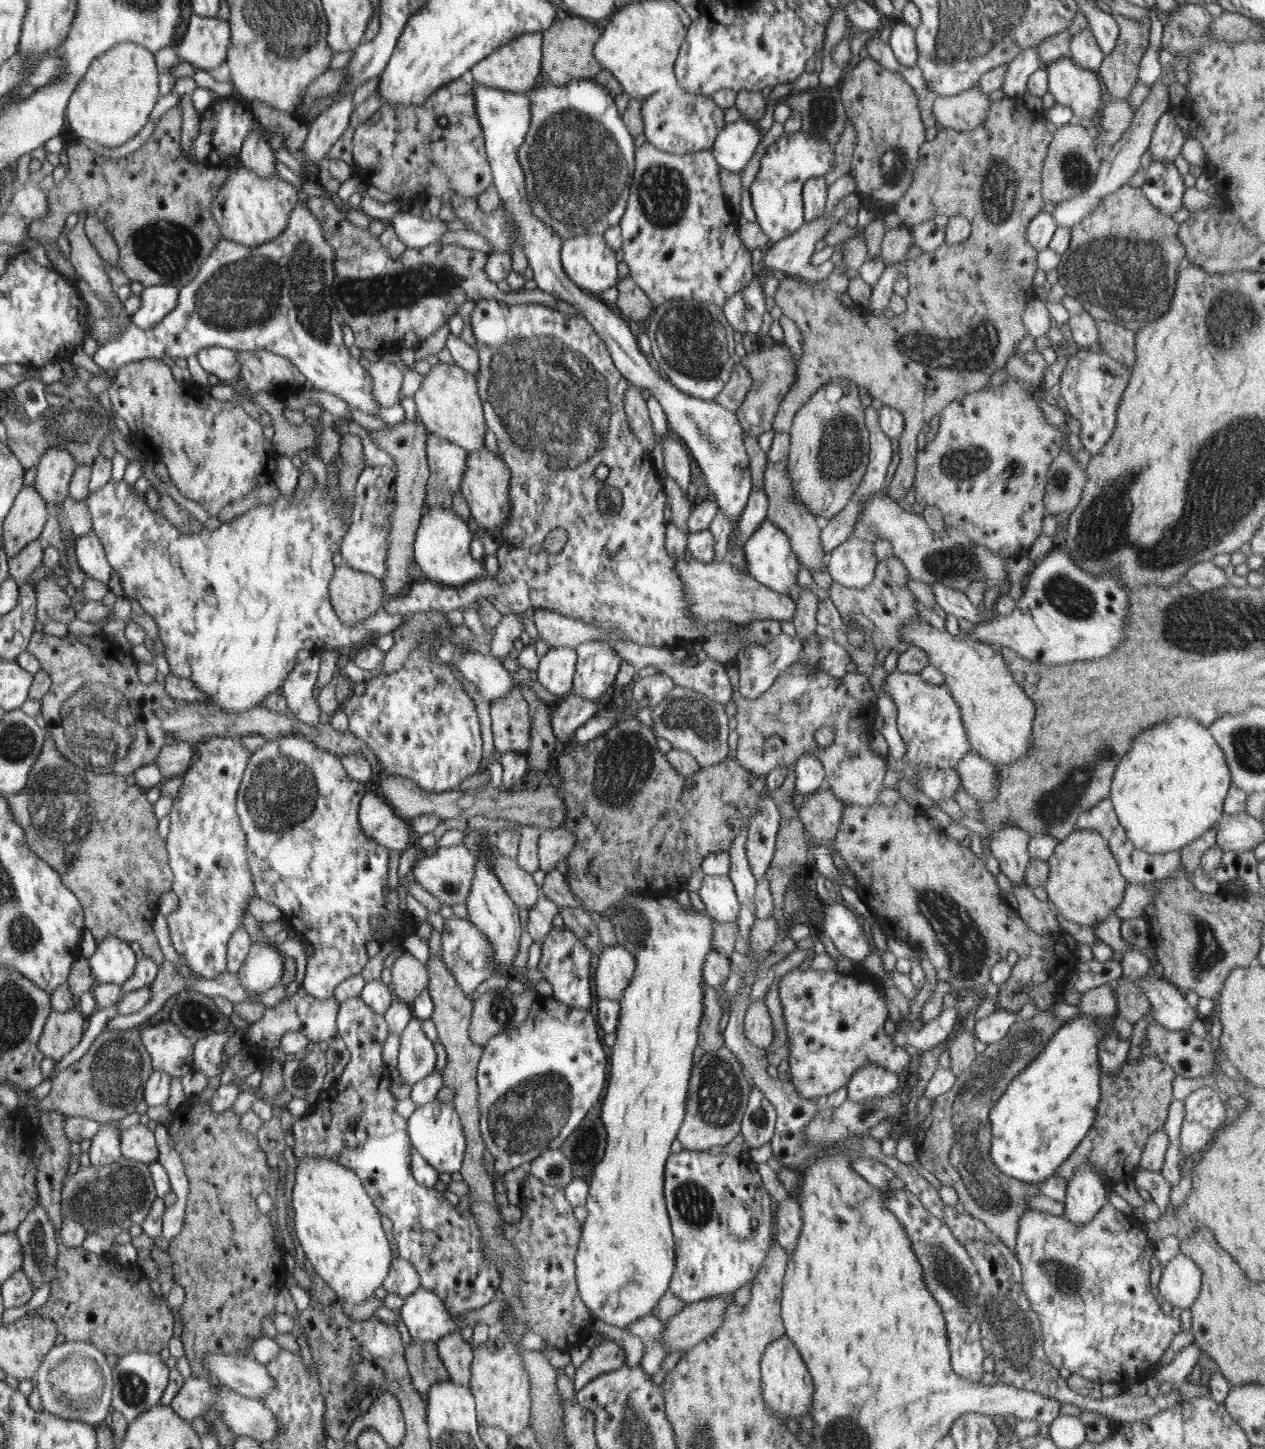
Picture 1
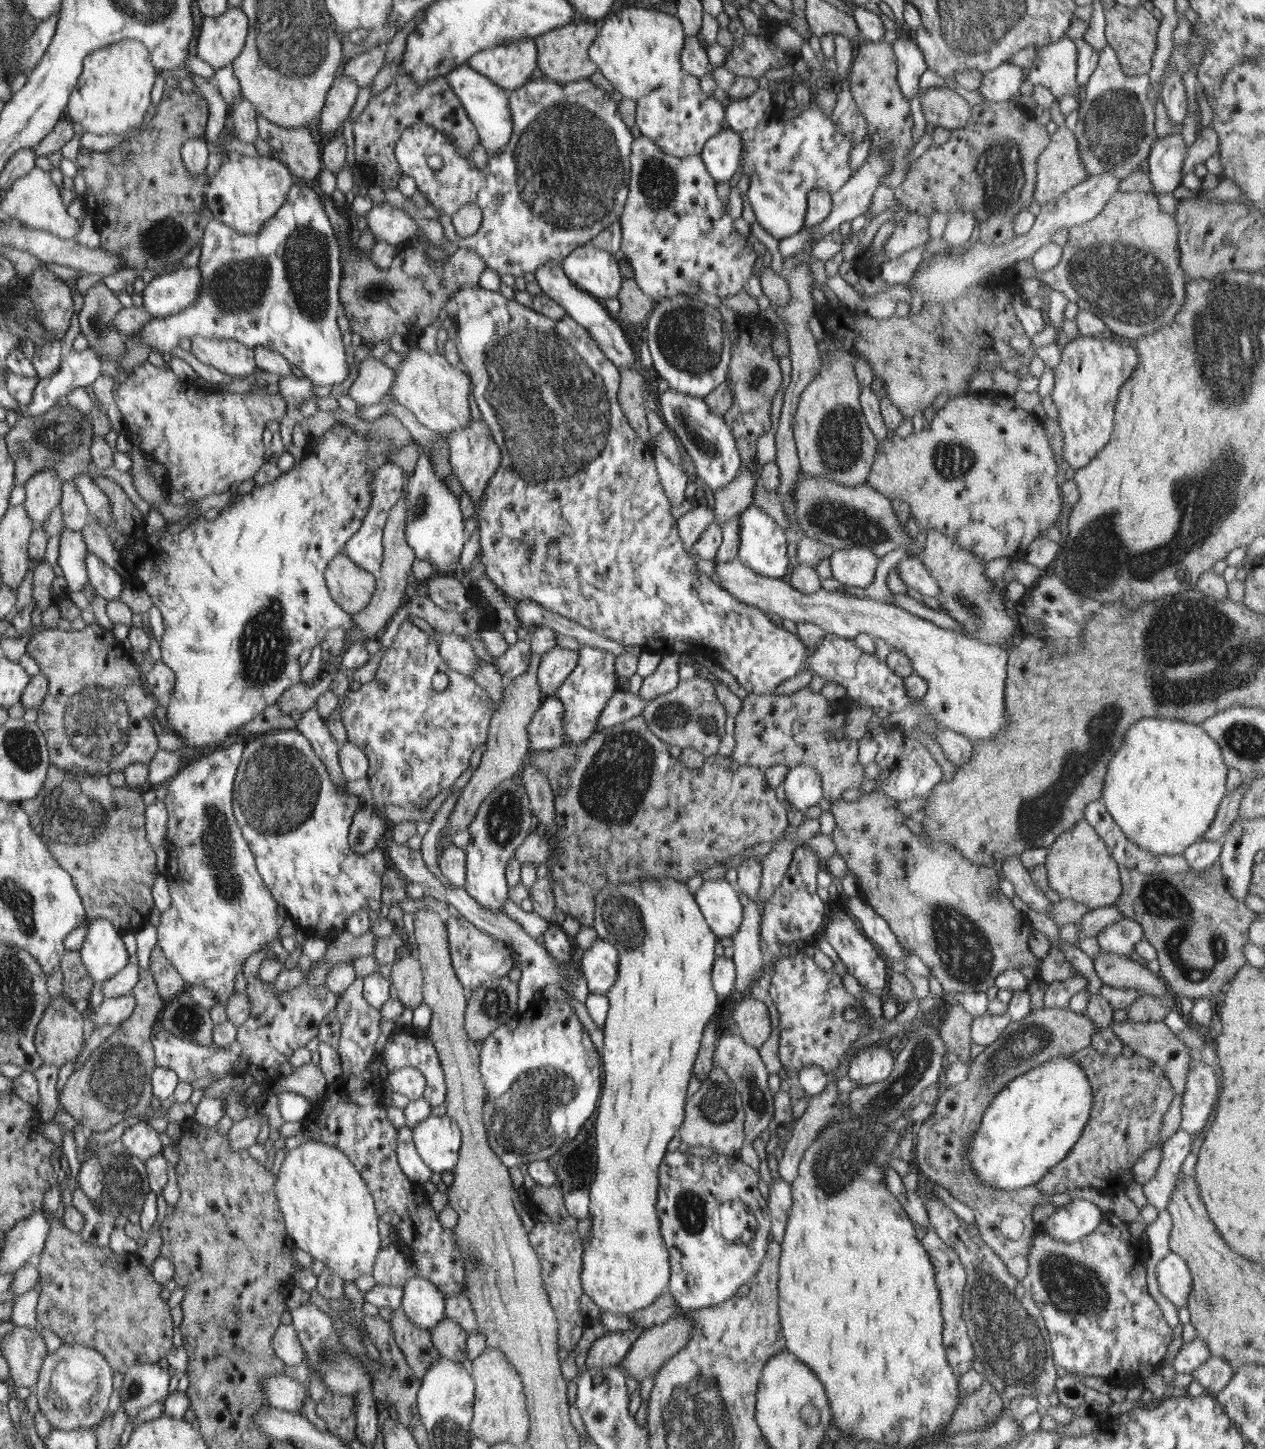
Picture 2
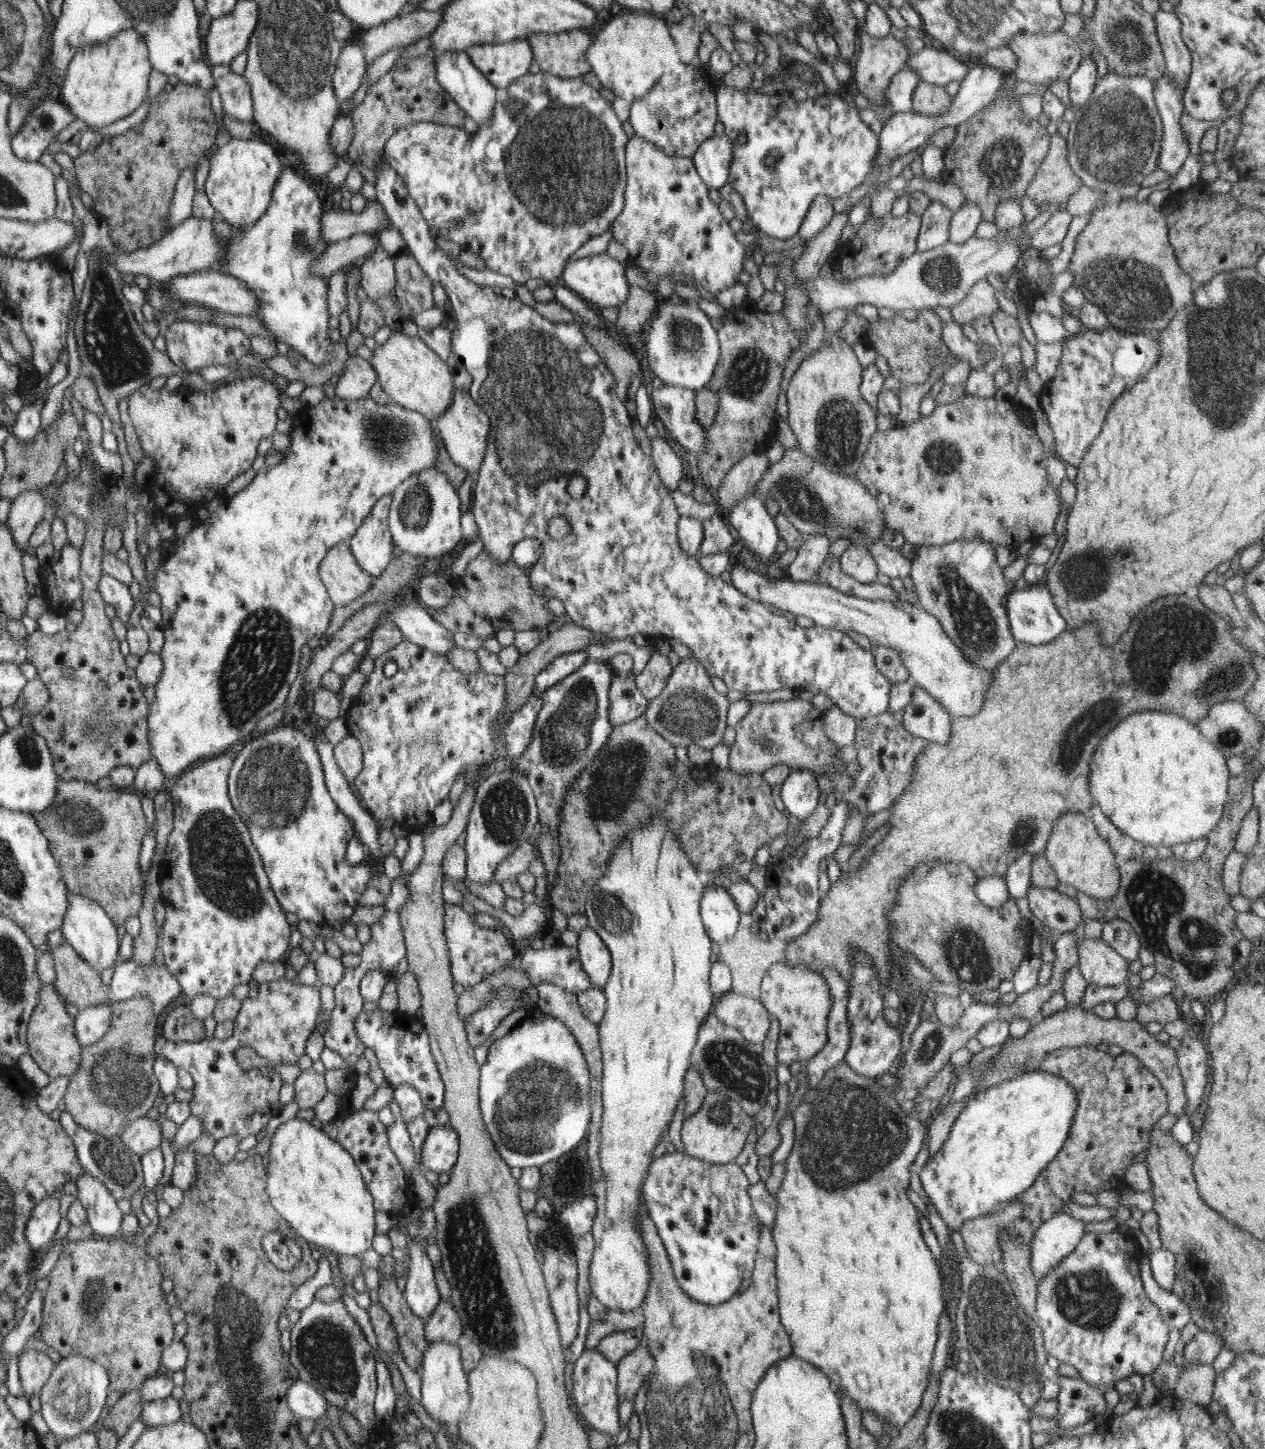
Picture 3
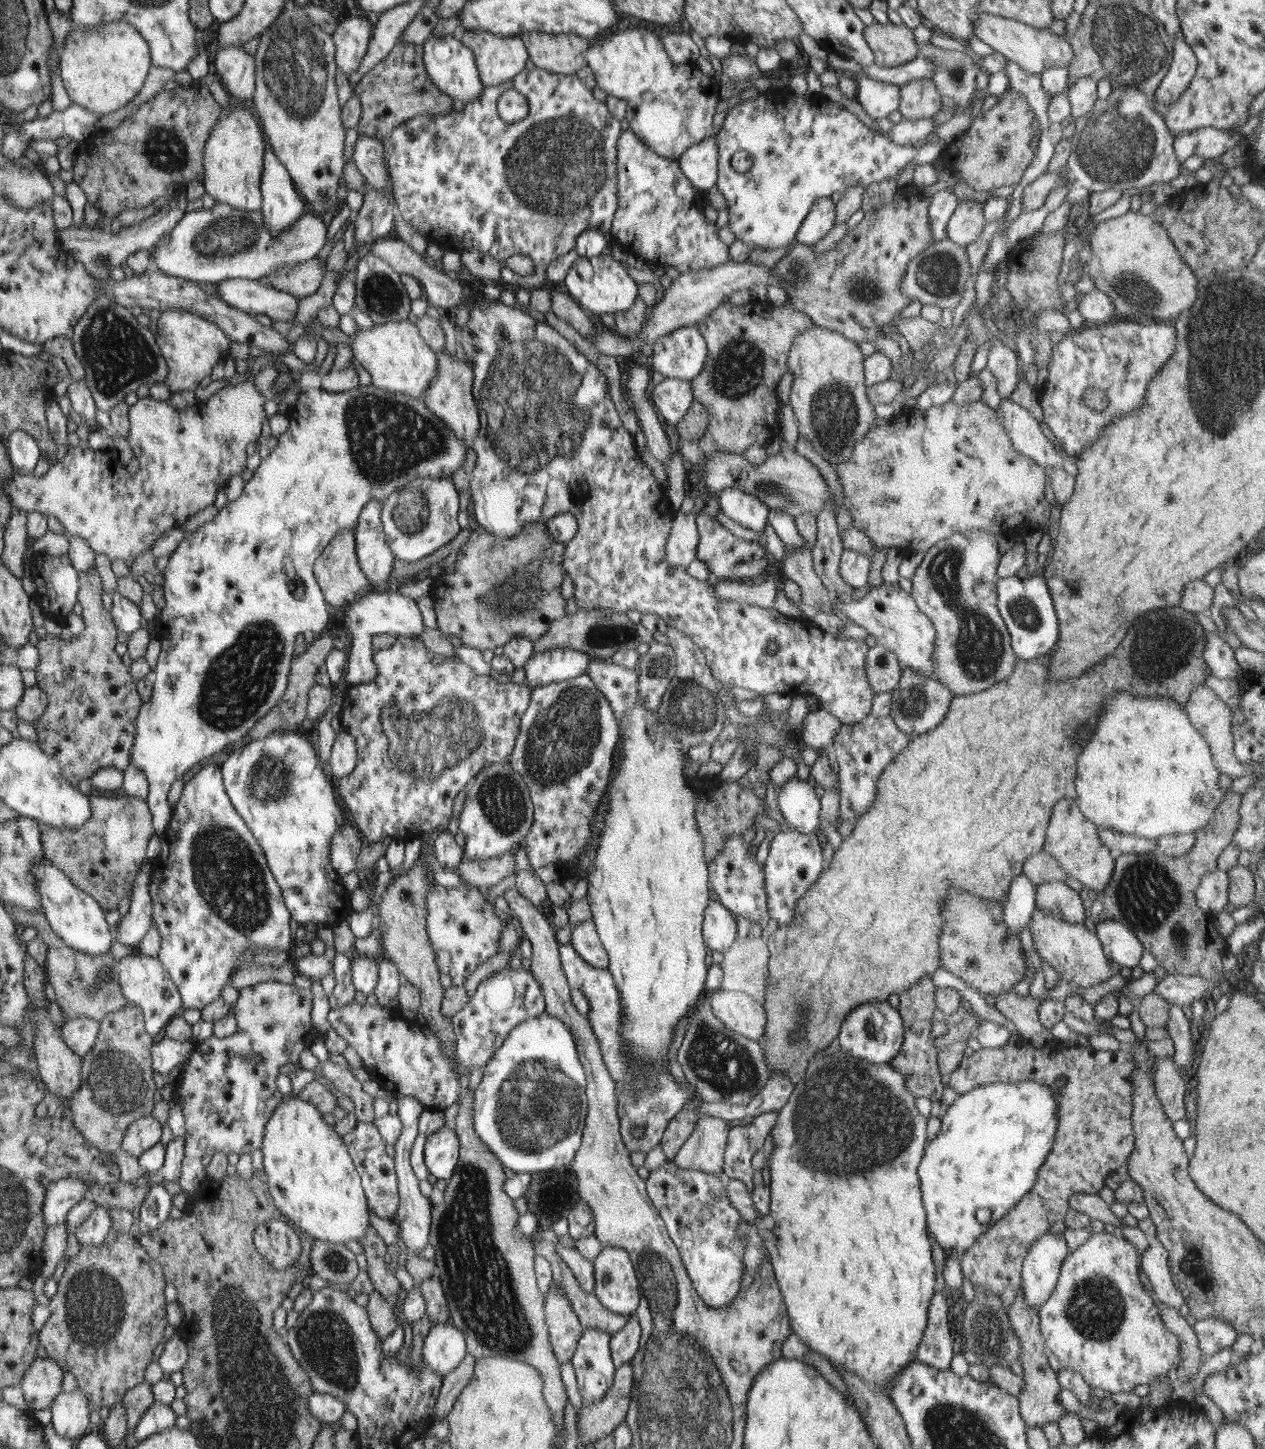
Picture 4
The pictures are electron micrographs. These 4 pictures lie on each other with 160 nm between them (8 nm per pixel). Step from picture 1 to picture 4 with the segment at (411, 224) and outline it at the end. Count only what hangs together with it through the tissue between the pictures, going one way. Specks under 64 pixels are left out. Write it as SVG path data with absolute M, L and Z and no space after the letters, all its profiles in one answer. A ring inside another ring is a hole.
M216 202L216 205L210 209L187 210L169 232L168 244L162 244L162 246L150 250L150 262L168 276L183 278L195 283L217 283L229 278L259 279L267 277L272 272L288 268L291 264L314 258L326 244L328 229L328 222L324 222L322 217L308 212L297 218L291 228L287 228L284 233L281 232L278 237L272 237L261 210L242 210L223 202Z

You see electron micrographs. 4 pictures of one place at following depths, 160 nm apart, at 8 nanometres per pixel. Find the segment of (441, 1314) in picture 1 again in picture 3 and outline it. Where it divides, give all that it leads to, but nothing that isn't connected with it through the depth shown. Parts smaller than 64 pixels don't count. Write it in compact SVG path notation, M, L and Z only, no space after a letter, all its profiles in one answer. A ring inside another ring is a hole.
M411 1237L407 1246L410 1250L409 1271L402 1291L410 1310L426 1322L441 1301L434 1263L418 1237Z

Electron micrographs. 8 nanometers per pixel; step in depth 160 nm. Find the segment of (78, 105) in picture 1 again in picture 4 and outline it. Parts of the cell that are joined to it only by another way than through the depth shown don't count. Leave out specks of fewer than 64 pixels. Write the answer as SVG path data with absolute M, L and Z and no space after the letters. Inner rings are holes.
M122 20L100 28L72 27L59 54L60 76L70 101L98 115L112 114L130 103L142 90L151 66L147 39Z

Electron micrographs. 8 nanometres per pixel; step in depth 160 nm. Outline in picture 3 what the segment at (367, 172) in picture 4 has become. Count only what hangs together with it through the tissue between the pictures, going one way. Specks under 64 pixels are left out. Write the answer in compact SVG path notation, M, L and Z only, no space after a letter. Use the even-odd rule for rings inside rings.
M383 158L376 163L376 194L377 200L383 204L384 210L387 212L391 225L398 228L402 238L406 242L406 252L411 254L419 267L426 273L431 281L440 282L446 291L447 298L452 304L452 312L456 316L456 328L451 333L452 352L458 356L462 366L472 375L472 386L469 393L475 399L476 403L482 407L483 411L491 418L491 432L489 432L489 444L485 460L481 464L479 470L478 481L474 488L474 504L472 504L472 512L478 525L478 538L482 539L483 548L487 550L490 558L493 558L498 564L509 562L511 560L514 545L522 539L538 539L541 542L542 554L529 569L527 569L528 579L532 583L532 589L538 591L540 597L546 597L550 600L556 598L562 601L566 610L568 622L574 625L588 629L596 635L607 636L610 641L626 640L636 636L636 634L644 634L648 636L656 636L660 642L669 641L670 638L686 645L693 653L693 656L704 666L709 675L722 678L726 686L730 690L738 690L738 692L768 692L778 690L778 688L811 690L816 694L825 694L832 698L832 702L846 716L854 716L856 720L864 718L872 718L878 714L887 712L889 707L889 692L891 682L879 672L874 664L873 651L862 648L852 640L846 633L839 632L835 629L823 628L815 625L811 628L802 627L794 621L787 620L779 611L775 611L761 602L754 601L748 596L740 593L736 588L722 580L721 576L712 576L703 569L700 564L699 556L692 556L685 553L679 543L677 537L677 522L679 519L675 502L669 488L661 481L657 468L653 463L651 456L644 454L632 431L632 420L622 401L616 394L616 382L610 369L605 365L598 351L590 344L586 338L582 327L576 322L574 325L564 323L554 323L542 317L534 307L530 307L520 300L508 299L503 295L495 294L492 287L480 285L466 279L460 274L454 265L454 257L447 256L438 250L435 240L430 236L430 226L423 217L422 211L416 204L415 199L410 195L410 190L403 179L390 167L387 160ZM572 476L581 476L587 482L586 494L579 499L572 498L568 494L567 486L570 484ZM557 516L567 518L570 525L570 532L554 541L548 534L549 522Z

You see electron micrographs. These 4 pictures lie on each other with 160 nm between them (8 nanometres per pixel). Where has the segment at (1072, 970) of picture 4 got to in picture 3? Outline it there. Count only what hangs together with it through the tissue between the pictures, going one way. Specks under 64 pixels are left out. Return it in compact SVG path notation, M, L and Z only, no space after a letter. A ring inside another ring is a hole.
M1081 938L1076 965L1088 984L1120 986L1128 982L1129 962L1102 939Z

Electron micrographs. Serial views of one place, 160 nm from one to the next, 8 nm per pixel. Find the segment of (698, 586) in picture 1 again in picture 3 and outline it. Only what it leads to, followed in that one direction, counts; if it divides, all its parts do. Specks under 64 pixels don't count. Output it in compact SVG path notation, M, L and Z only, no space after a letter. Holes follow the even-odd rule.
M735 561L728 570L731 572L732 585L736 590L775 611L780 613L790 612L795 617L806 616L812 619L817 626L835 629L842 633L857 632L858 634L864 634L877 646L892 648L898 654L903 666L908 669L909 676L914 680L916 686L933 696L943 706L943 709L950 715L952 720L964 717L970 718L983 709L987 690L995 678L995 670L992 672L990 669L978 667L976 664L972 664L970 660L966 660L964 654L960 652L960 648L950 640L948 634L941 628L938 620L932 614L928 614L924 610L918 610L914 607L914 604L910 604L907 600L888 602L877 599L862 599L843 594L822 582L808 583L792 581L791 579L772 579L761 573L756 573L755 567L746 568L744 564Z

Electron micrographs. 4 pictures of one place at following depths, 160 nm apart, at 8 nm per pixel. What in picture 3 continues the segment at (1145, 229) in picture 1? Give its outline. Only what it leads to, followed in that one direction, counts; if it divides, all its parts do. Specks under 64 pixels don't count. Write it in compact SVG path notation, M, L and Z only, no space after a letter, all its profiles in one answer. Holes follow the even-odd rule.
M1122 198L1120 202L1108 200L1107 203L1098 207L1091 214L1087 225L1080 234L1078 234L1078 238L1076 238L1076 248L1074 248L1074 256L1072 256L1067 270L1074 275L1073 285L1082 290L1087 302L1099 306L1104 311L1111 327L1122 331L1130 331L1132 334L1137 334L1138 332L1155 334L1163 328L1166 328L1168 323L1172 320L1172 317L1174 317L1179 310L1182 310L1189 302L1192 302L1192 297L1194 296L1193 292L1197 285L1192 282L1192 279L1187 274L1184 274L1184 271L1181 269L1175 256L1175 250L1172 250L1168 232L1169 226L1162 210L1156 210L1154 205L1148 203L1144 198L1142 199L1142 202L1138 202L1136 198Z

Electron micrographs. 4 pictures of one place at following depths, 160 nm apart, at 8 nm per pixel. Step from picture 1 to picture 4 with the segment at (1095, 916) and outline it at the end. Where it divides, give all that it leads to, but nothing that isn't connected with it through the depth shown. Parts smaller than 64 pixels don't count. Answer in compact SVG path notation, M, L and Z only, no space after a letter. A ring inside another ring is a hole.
M1062 798L1051 811L1043 852L1046 852L1048 857L1056 859L1067 876L1076 878L1084 887L1099 894L1112 878L1115 859L1111 850L1103 845L1097 831L1097 826L1082 814L1076 800Z

